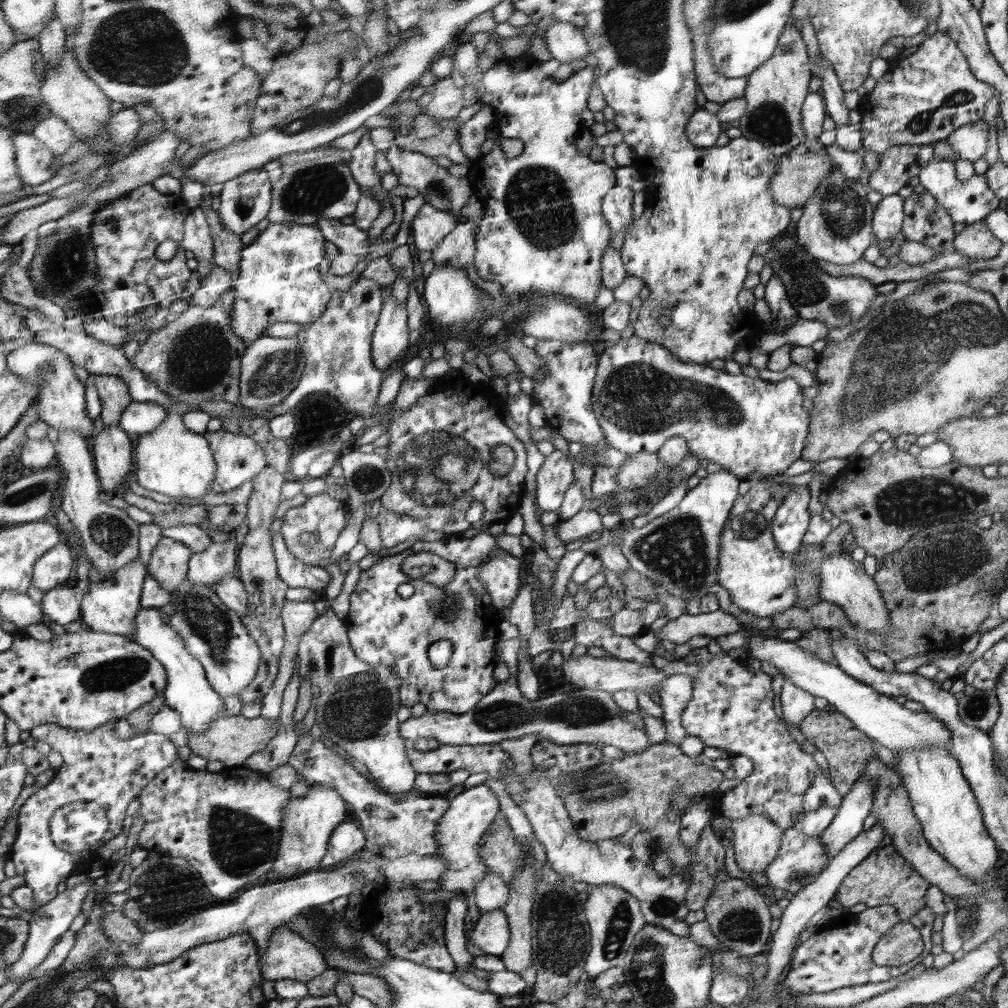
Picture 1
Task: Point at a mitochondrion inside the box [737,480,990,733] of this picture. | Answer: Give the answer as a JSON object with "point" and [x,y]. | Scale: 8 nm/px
{"point":[947,556]}

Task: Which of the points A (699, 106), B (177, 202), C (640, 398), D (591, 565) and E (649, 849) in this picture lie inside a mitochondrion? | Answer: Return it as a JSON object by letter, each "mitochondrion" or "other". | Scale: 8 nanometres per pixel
{"A":"other","B":"other","C":"mitochondrion","D":"other","E":"other"}

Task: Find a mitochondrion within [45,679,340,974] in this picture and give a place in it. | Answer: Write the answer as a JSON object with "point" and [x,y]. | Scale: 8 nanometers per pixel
{"point":[239,842]}

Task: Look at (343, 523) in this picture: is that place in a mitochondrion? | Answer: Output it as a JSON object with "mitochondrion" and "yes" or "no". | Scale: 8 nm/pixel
{"mitochondrion":"no"}

